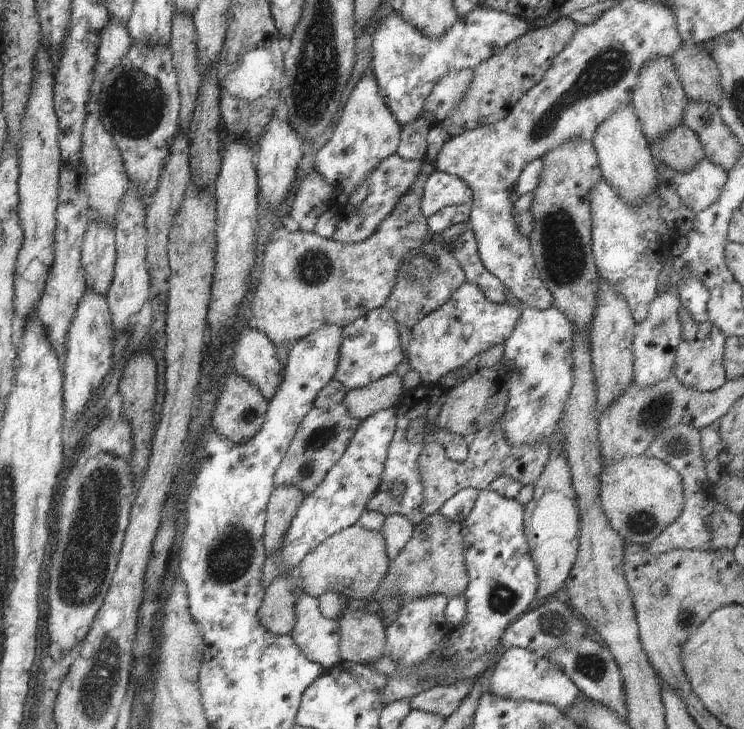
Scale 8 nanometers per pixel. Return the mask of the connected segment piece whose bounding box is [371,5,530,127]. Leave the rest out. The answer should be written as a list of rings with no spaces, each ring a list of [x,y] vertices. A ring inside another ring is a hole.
[[[480,5],[464,18],[460,18],[442,37],[433,38],[411,24],[398,8],[383,18],[373,29],[372,52],[374,58],[371,66],[375,69],[387,106],[404,127],[415,122],[421,116],[427,97],[434,92],[435,85],[447,73],[463,69],[476,69],[482,62],[489,60],[494,54],[499,54],[500,50],[505,49],[510,42],[525,34],[529,29],[527,22],[523,19]]]

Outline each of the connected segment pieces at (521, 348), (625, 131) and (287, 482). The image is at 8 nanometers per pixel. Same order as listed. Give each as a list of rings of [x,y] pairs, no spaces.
[[[554,306],[547,309],[523,307],[521,320],[515,325],[513,332],[504,342],[500,363],[506,367],[508,374],[507,386],[509,387],[509,402],[505,406],[502,417],[505,422],[502,430],[505,432],[505,440],[509,444],[532,445],[541,443],[555,434],[557,422],[562,417],[564,404],[568,399],[570,388],[573,384],[572,346],[574,332],[571,324]]]
[[[627,103],[612,112],[602,123],[597,125],[591,142],[595,151],[600,176],[608,182],[614,191],[631,205],[639,205],[647,195],[657,191],[655,158],[641,132],[636,112]]]
[[[345,403],[330,409],[314,407],[298,428],[287,456],[283,459],[283,466],[279,468],[279,474],[275,476],[275,482],[279,482],[279,486],[298,488],[305,498],[312,495],[346,453],[361,423],[362,421],[349,412]]]

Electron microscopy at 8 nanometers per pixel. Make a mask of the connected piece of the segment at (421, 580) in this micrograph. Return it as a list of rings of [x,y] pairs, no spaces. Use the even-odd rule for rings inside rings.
[[[441,511],[426,516],[415,527],[412,539],[401,551],[401,554],[390,564],[391,568],[387,578],[382,582],[372,603],[361,603],[380,613],[380,600],[387,595],[397,595],[402,600],[402,606],[419,597],[442,594],[450,599],[458,597],[468,589],[470,574],[466,561],[466,543],[462,535],[462,524],[447,518]]]

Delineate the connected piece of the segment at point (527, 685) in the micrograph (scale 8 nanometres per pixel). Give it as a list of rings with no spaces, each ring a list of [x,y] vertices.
[[[508,647],[498,656],[497,662],[490,682],[492,693],[496,696],[543,701],[556,706],[562,712],[574,703],[579,705],[580,701],[586,700],[575,683],[557,665],[535,656],[531,651]]]

